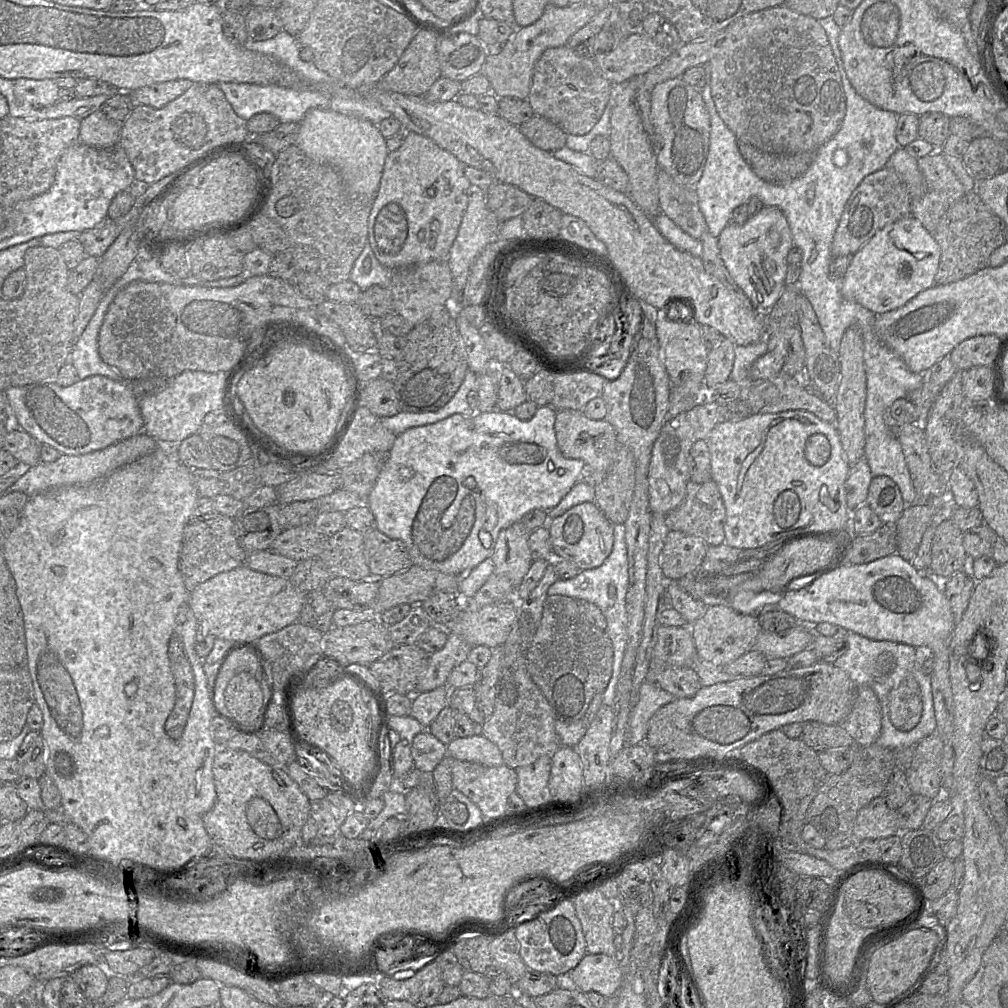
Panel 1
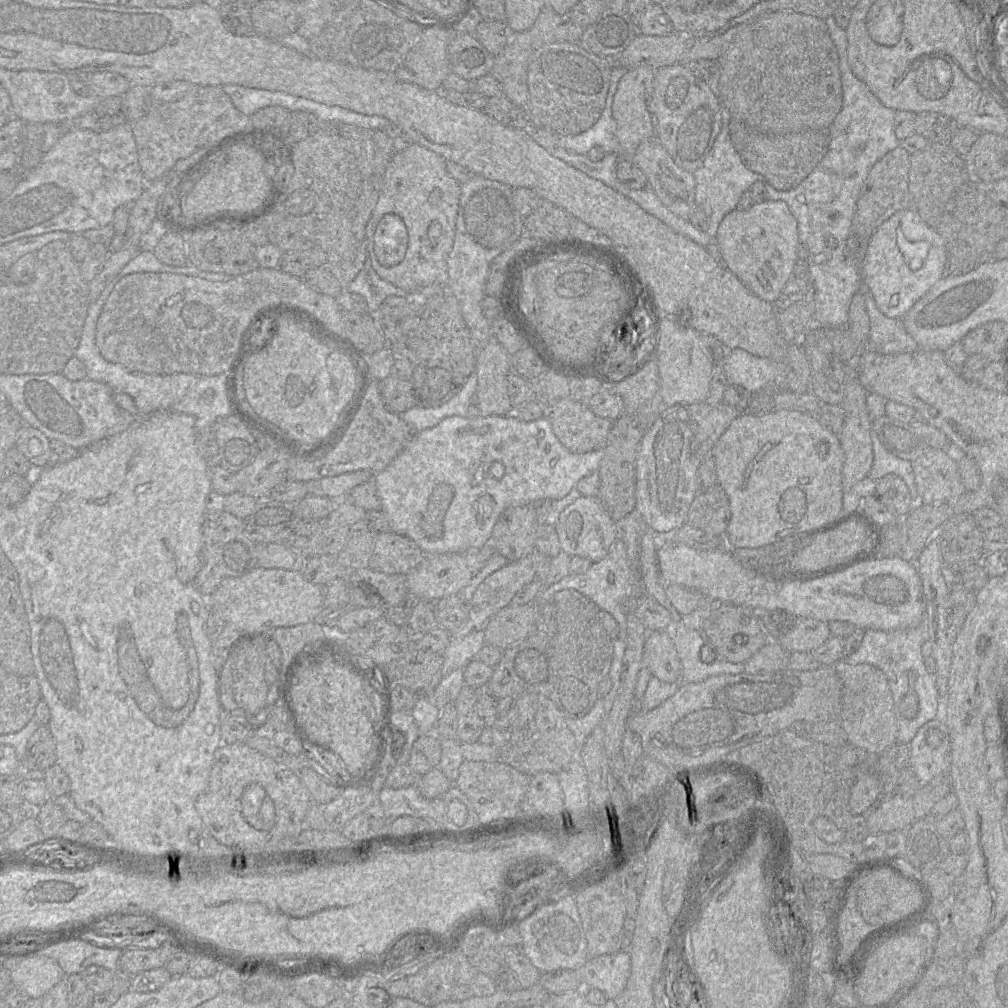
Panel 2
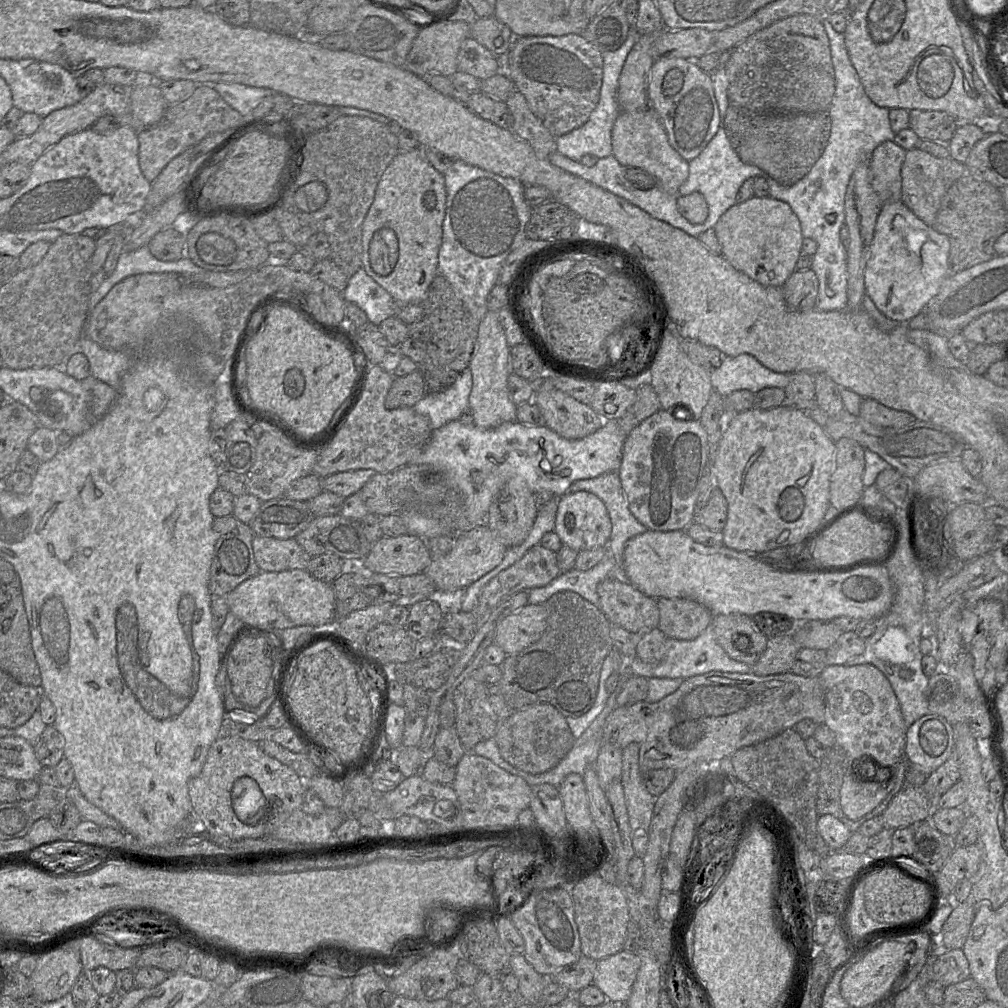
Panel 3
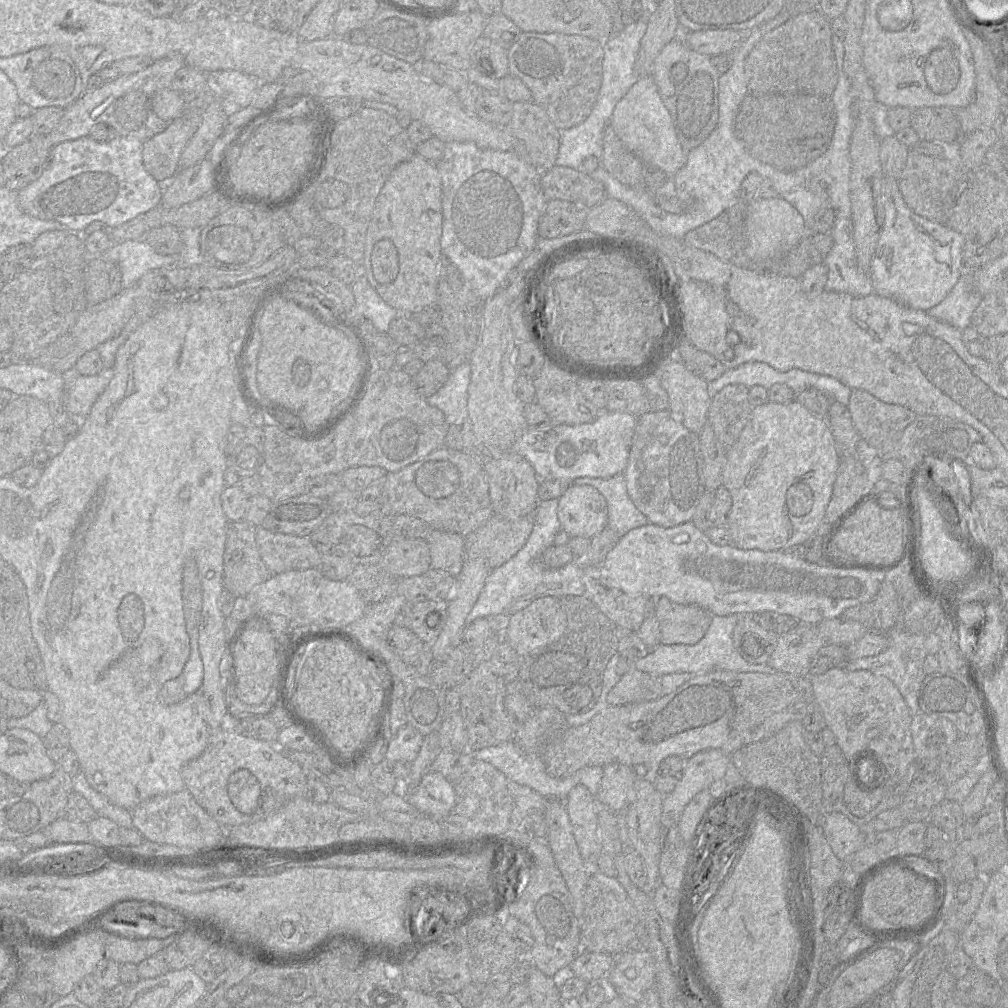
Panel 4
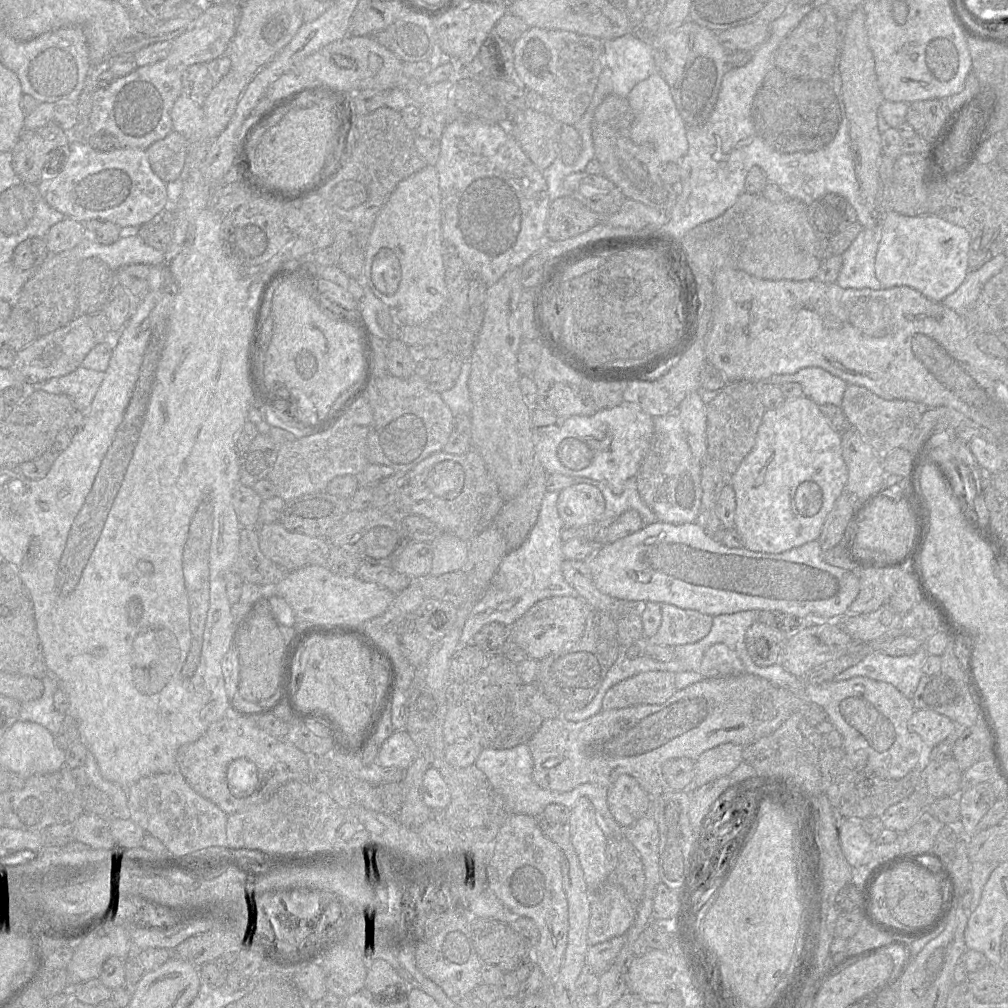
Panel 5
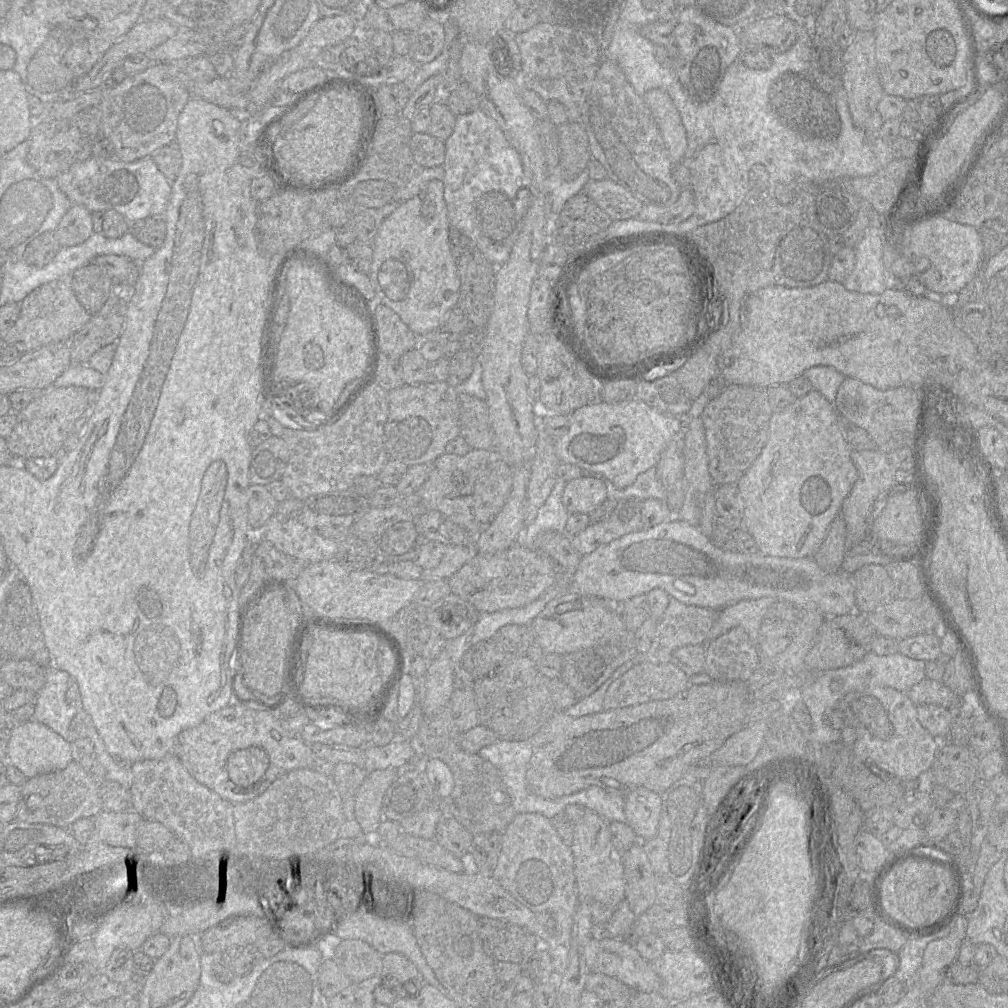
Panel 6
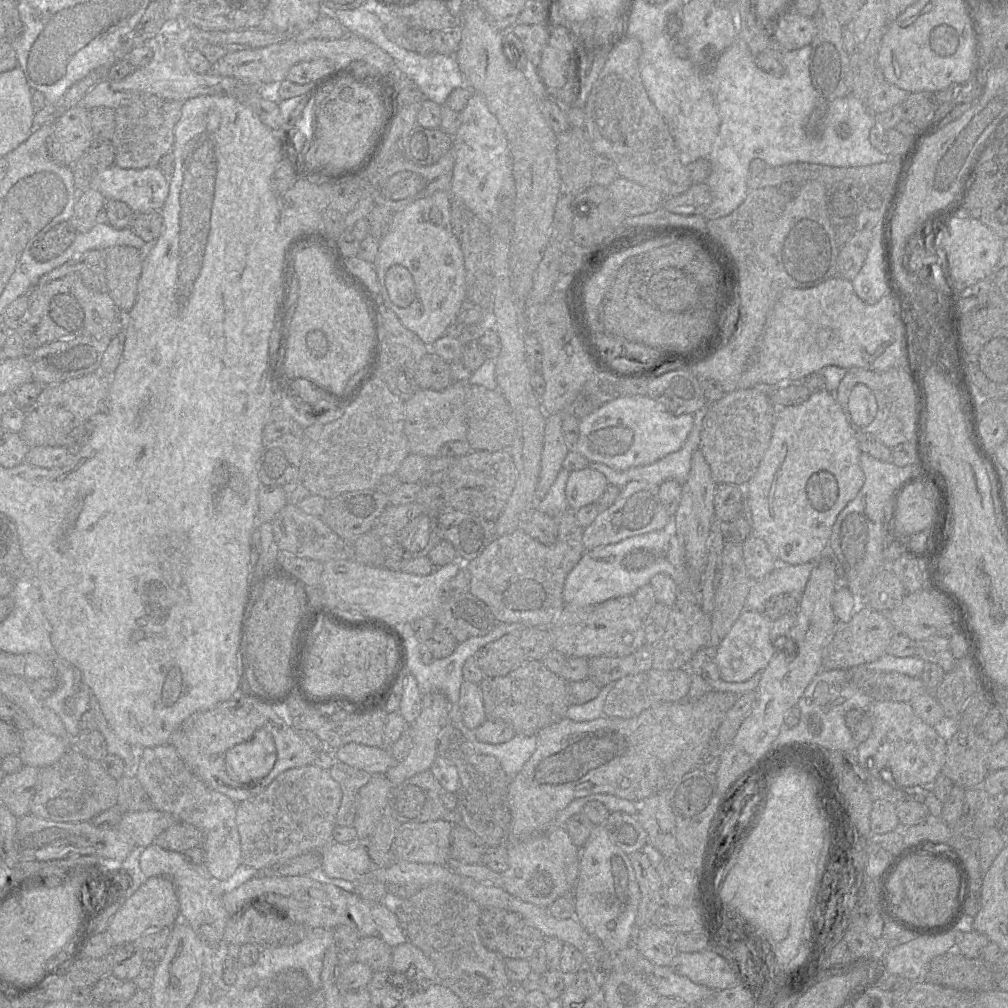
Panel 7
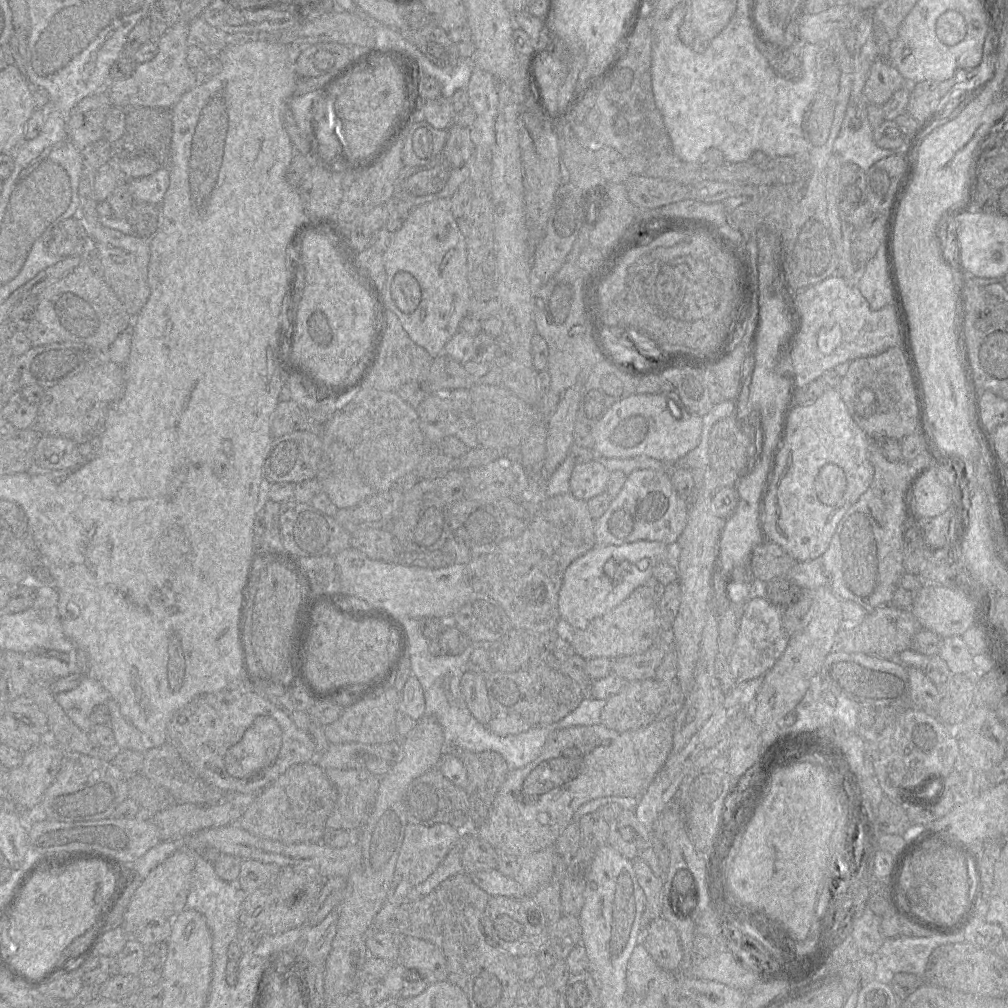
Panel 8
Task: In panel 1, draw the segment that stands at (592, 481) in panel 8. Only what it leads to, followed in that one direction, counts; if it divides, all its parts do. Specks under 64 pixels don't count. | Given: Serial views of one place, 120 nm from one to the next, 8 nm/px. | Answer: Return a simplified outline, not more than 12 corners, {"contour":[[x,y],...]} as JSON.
{"contour":[[595,503],[576,505],[547,527],[553,559],[581,571],[612,551],[614,525]]}

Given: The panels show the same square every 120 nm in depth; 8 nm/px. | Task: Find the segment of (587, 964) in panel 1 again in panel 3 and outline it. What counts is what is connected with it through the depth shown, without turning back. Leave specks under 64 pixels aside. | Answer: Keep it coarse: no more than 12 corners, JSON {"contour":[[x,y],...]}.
{"contour":[[625,950],[597,961],[593,984],[608,1001],[630,997],[641,966]]}

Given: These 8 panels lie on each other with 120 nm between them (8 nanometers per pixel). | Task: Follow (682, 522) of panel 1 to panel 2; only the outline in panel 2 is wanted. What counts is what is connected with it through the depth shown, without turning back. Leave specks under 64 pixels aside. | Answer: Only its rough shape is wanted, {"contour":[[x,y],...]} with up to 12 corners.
{"contour":[[720,484],[698,493],[687,525],[724,537],[731,519]]}

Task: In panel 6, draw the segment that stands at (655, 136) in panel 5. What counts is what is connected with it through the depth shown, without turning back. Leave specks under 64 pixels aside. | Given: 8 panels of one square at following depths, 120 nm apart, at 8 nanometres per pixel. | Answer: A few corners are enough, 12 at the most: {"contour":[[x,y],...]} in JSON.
{"contour":[[660,88],[642,97],[671,161],[681,162],[687,137],[680,113]]}

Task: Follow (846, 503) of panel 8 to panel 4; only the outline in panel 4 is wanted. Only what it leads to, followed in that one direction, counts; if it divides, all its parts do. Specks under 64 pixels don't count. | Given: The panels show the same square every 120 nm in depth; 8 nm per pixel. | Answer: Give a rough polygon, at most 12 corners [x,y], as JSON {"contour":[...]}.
{"contour":[[797,400],[726,452],[727,529],[779,551],[825,518],[840,455]]}

